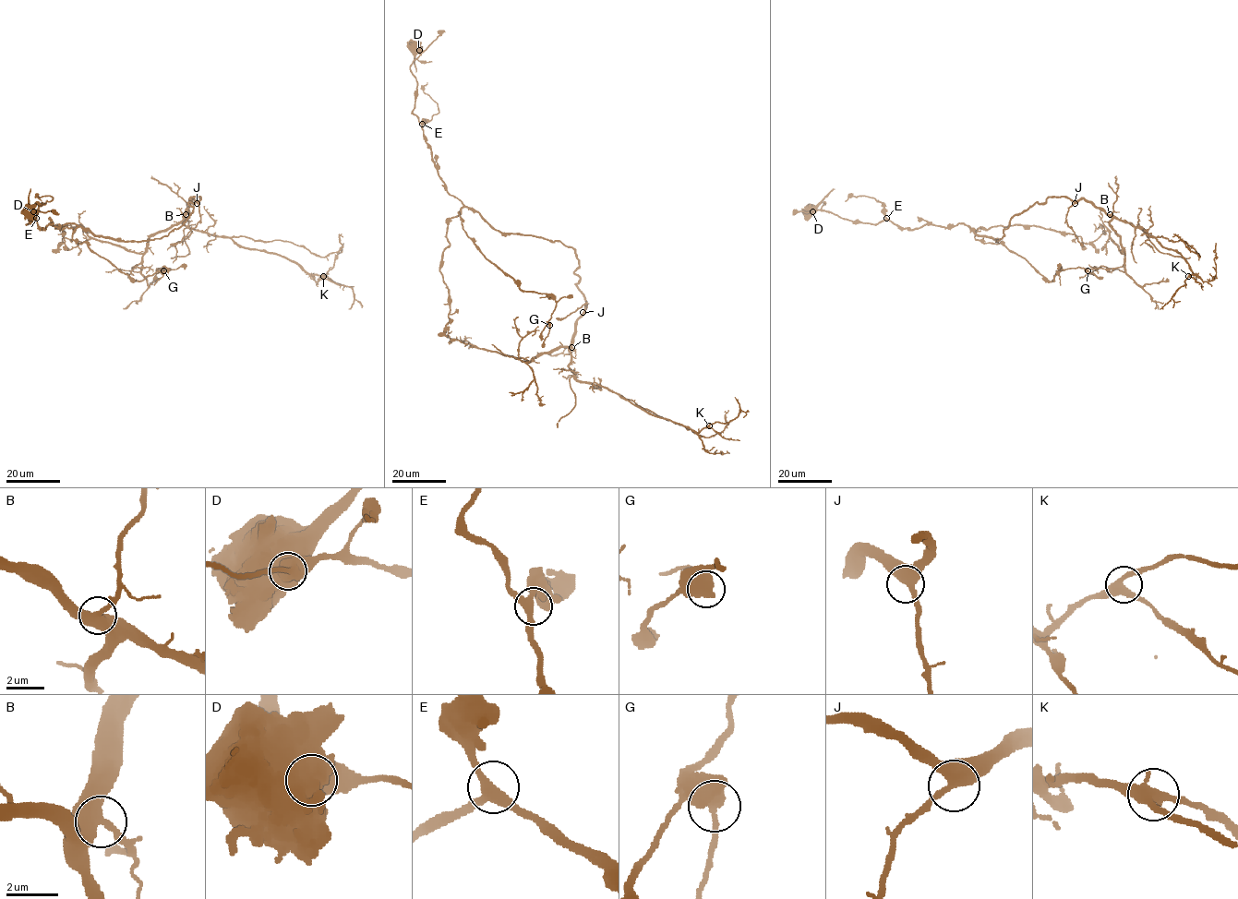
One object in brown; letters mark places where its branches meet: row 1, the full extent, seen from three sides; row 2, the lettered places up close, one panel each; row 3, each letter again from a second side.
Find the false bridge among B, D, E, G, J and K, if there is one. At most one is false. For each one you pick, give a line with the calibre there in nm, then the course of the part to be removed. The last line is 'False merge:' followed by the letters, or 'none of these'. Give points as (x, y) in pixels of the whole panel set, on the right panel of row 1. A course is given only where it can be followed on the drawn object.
D: Thickness 750 nm. Course of the part to remove: (812, 211), (835, 188)
False merge: D

